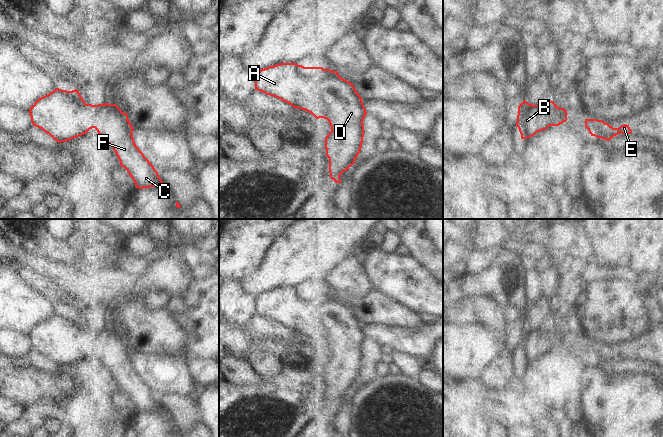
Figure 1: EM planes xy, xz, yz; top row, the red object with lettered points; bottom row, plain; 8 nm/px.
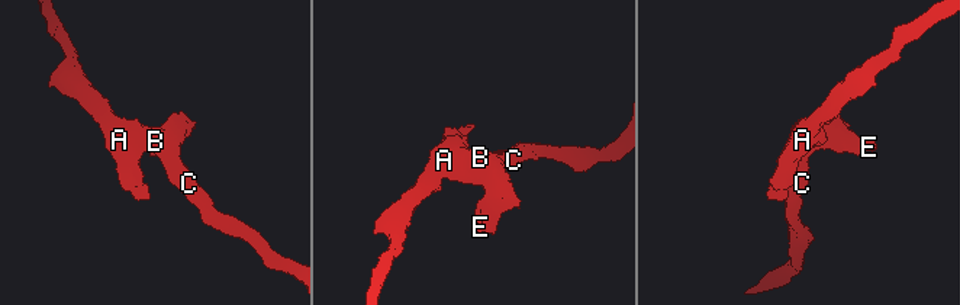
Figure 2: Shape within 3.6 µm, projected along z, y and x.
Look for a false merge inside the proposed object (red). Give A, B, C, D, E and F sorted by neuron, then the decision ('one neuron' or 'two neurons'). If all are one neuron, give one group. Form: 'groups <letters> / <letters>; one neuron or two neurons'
groups A / B C D E F; two neurons

